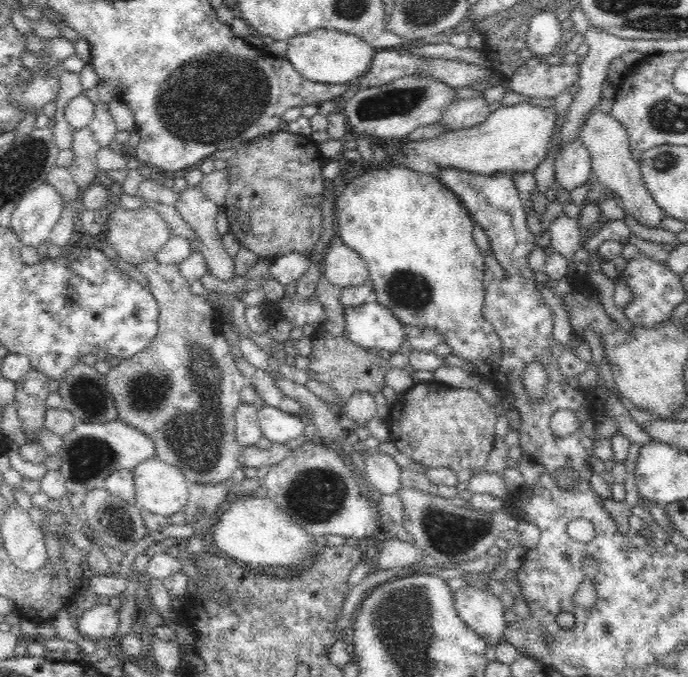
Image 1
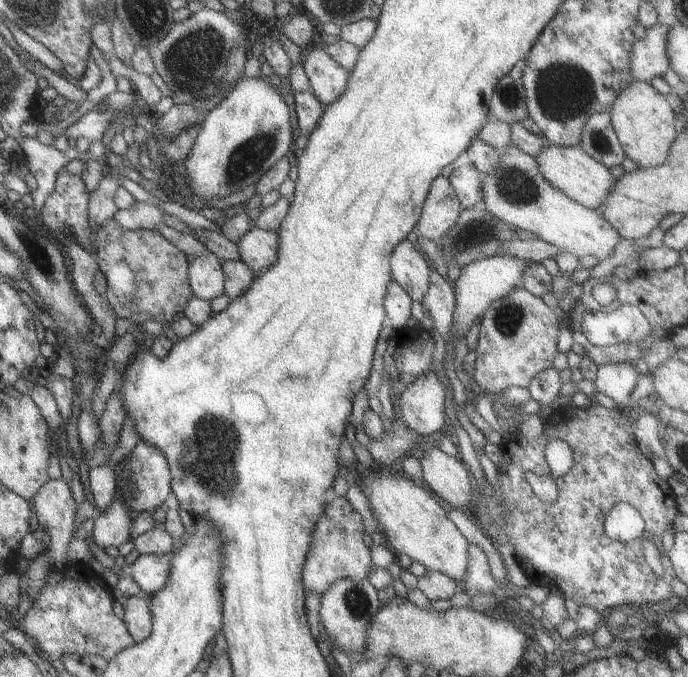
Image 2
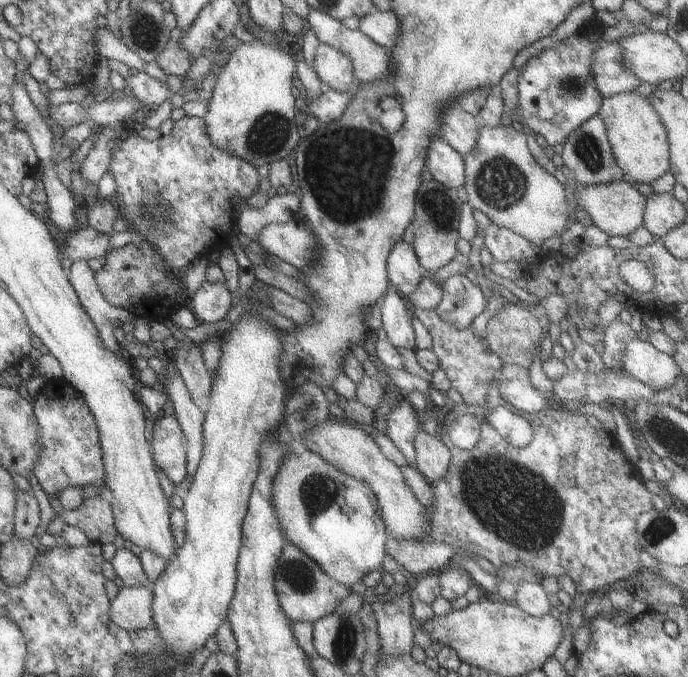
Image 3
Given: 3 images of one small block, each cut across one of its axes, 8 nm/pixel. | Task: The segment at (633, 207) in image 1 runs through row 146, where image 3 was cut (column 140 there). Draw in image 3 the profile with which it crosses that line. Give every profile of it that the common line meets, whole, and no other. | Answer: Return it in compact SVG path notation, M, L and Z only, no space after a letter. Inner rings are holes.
M151 585L118 588L117 595L108 603L111 622L126 631L143 630L151 626Z

